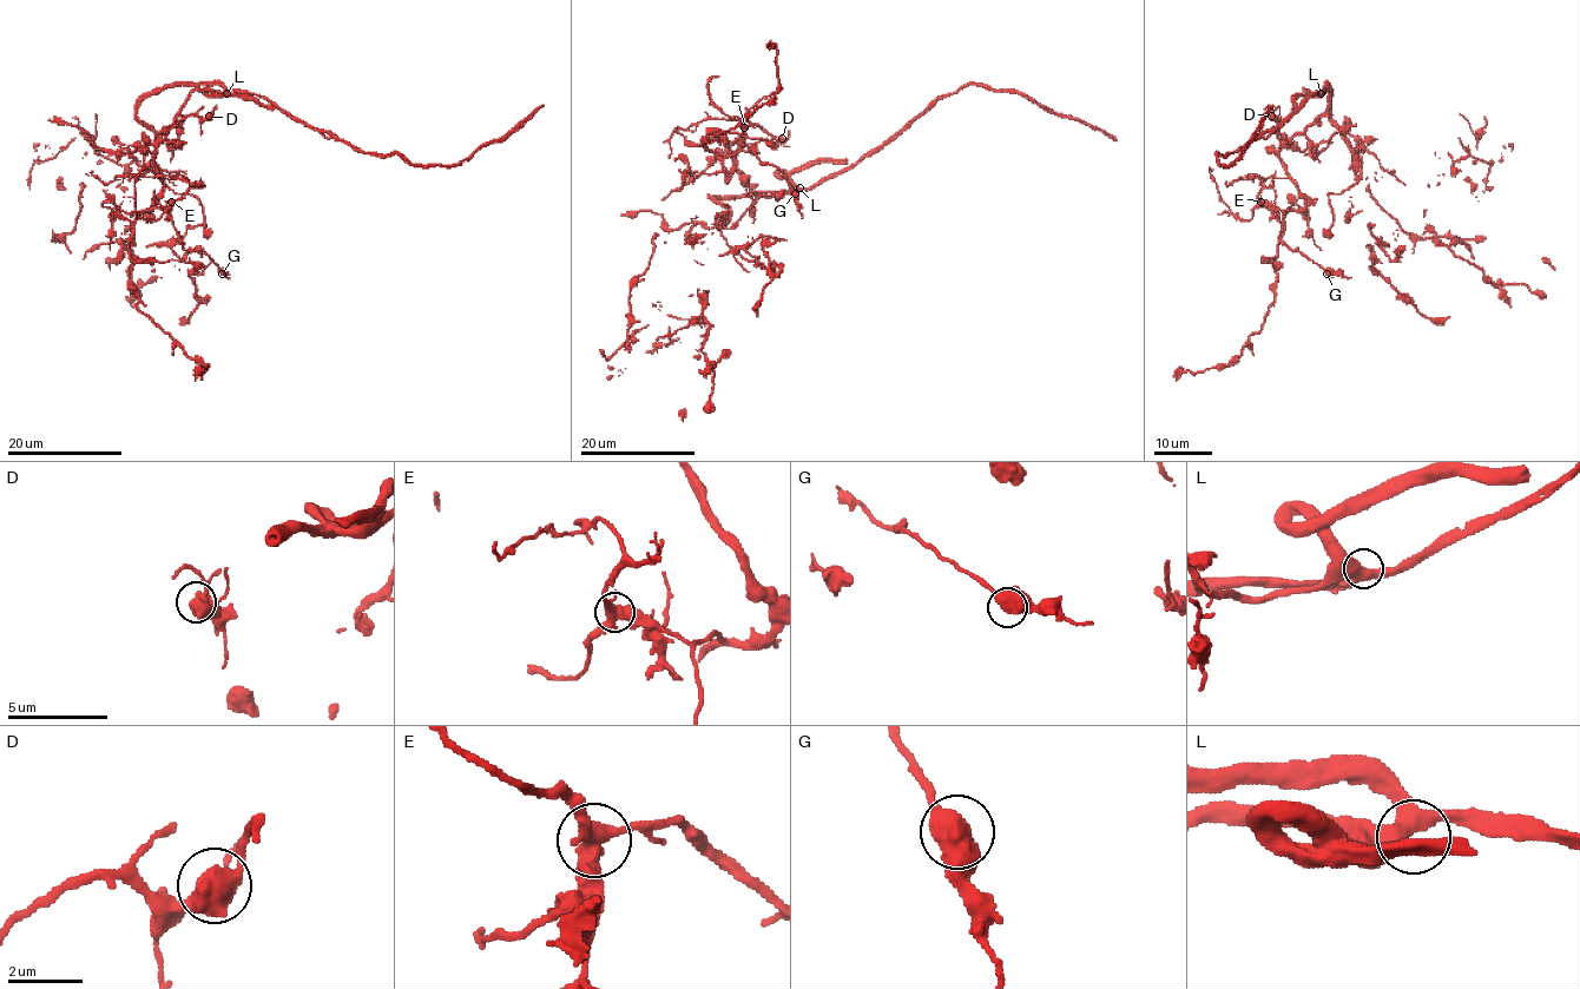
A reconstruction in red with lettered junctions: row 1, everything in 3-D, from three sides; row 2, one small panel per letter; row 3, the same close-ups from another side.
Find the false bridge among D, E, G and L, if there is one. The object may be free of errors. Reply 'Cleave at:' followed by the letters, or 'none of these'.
Cleave at: E

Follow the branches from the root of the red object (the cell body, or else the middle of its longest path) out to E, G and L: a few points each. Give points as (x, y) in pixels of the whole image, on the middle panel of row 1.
E: (716, 204), (709, 198), (797, 191), (758, 197), (729, 146), (736, 164), (723, 170), (745, 127)
G: (716, 204), (797, 191), (758, 197), (728, 146), (726, 172), (725, 158), (752, 147), (795, 193)
L: (716, 204), (709, 198), (751, 192), (795, 192), (800, 188)

